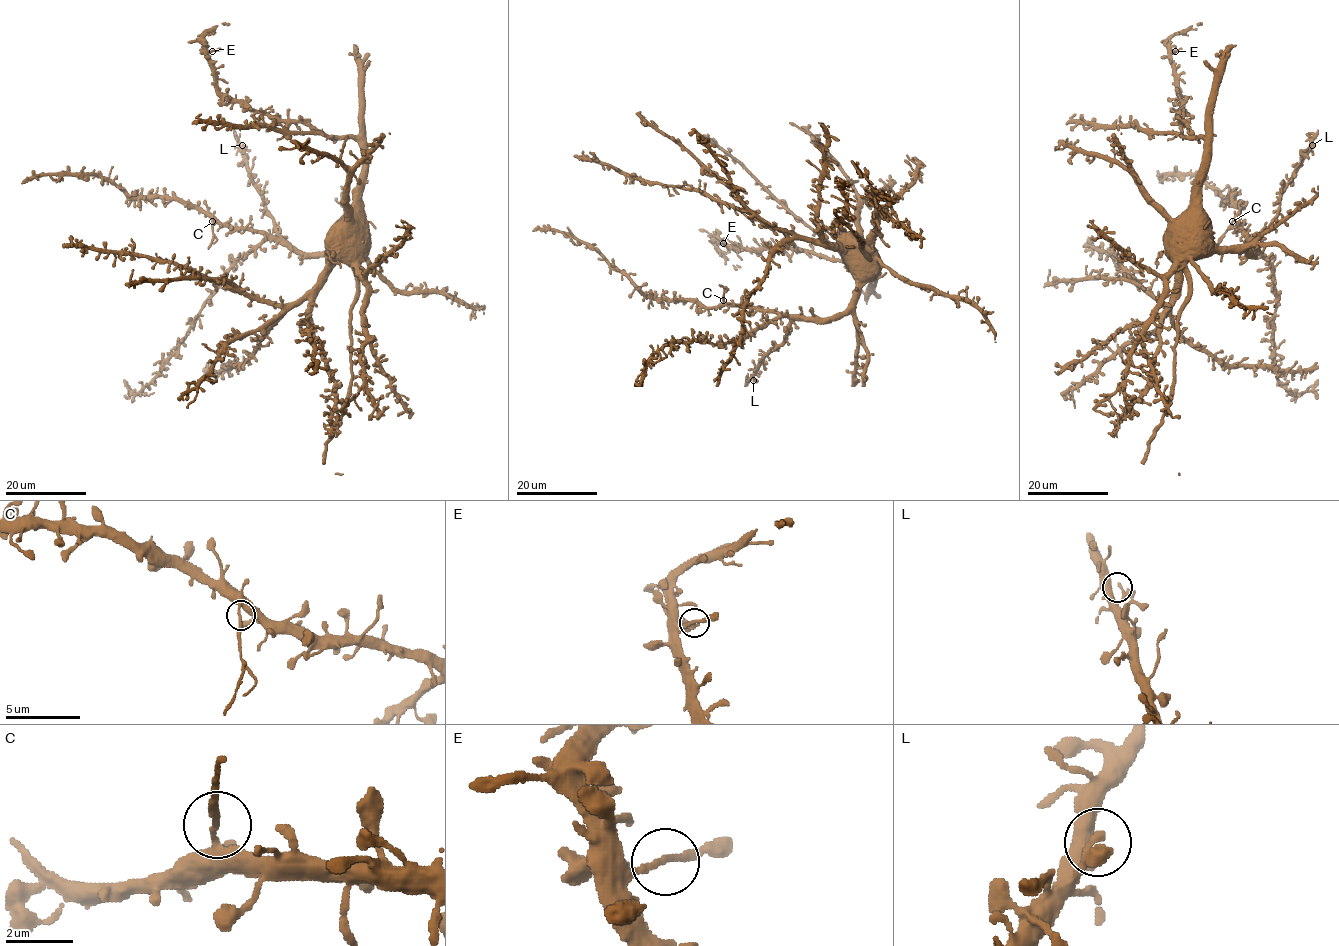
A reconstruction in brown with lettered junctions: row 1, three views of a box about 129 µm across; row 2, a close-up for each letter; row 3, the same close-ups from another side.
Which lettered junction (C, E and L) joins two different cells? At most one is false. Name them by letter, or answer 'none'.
C

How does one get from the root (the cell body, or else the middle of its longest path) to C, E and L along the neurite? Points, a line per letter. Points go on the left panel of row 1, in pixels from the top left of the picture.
C: (342, 250), (295, 253), (258, 232), (232, 229), (212, 221)
E: (342, 250), (359, 205), (363, 147), (227, 99), (218, 90), (212, 51)
L: (342, 250), (300, 253), (278, 234), (263, 193), (253, 180), (242, 145)

